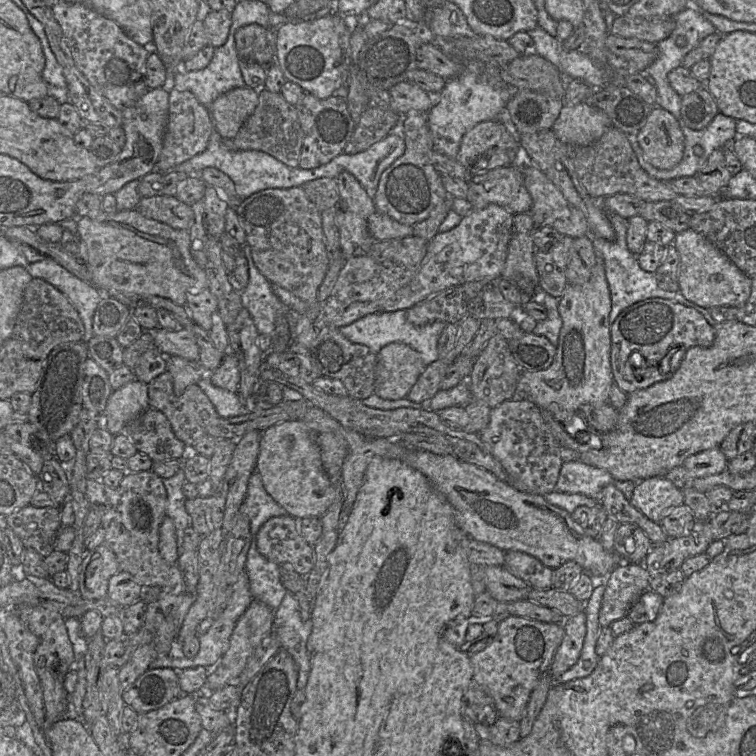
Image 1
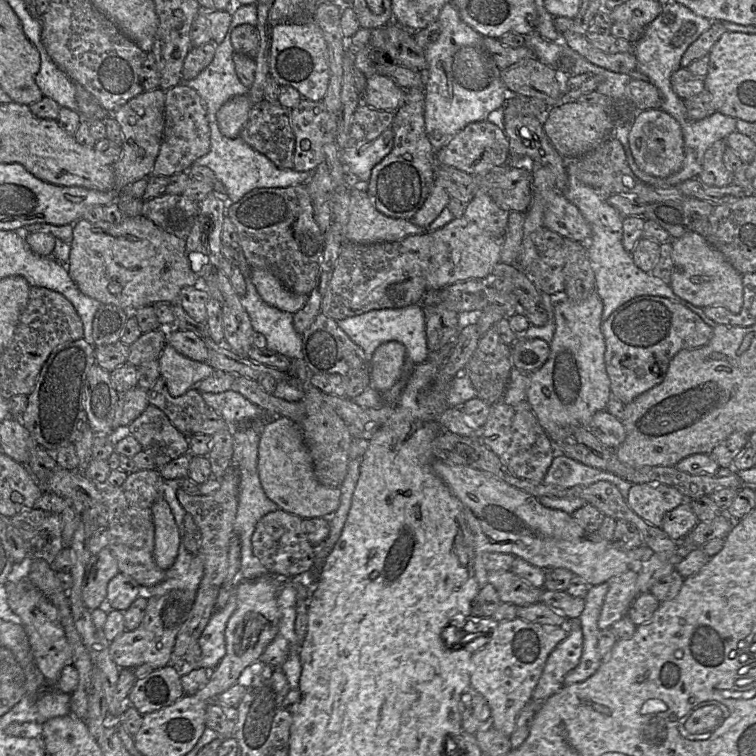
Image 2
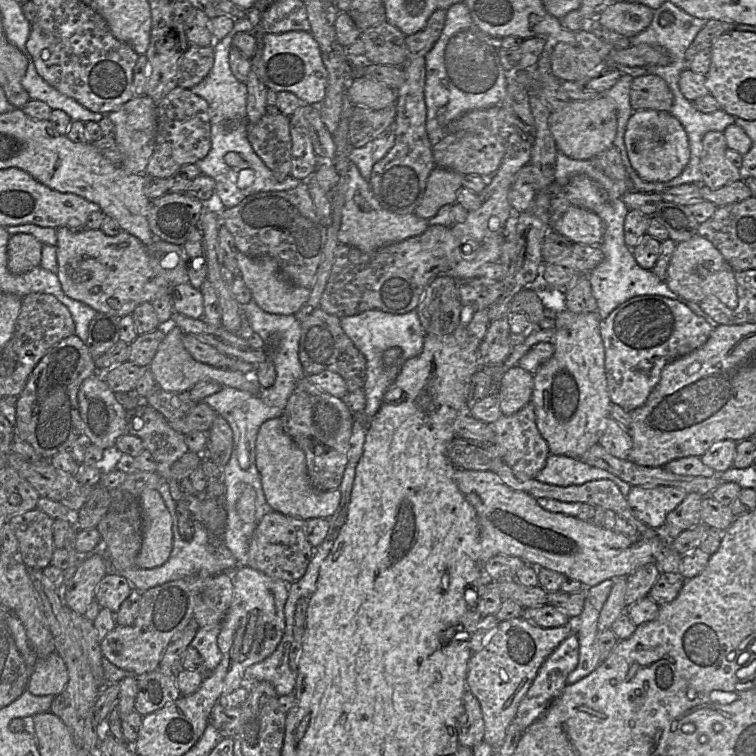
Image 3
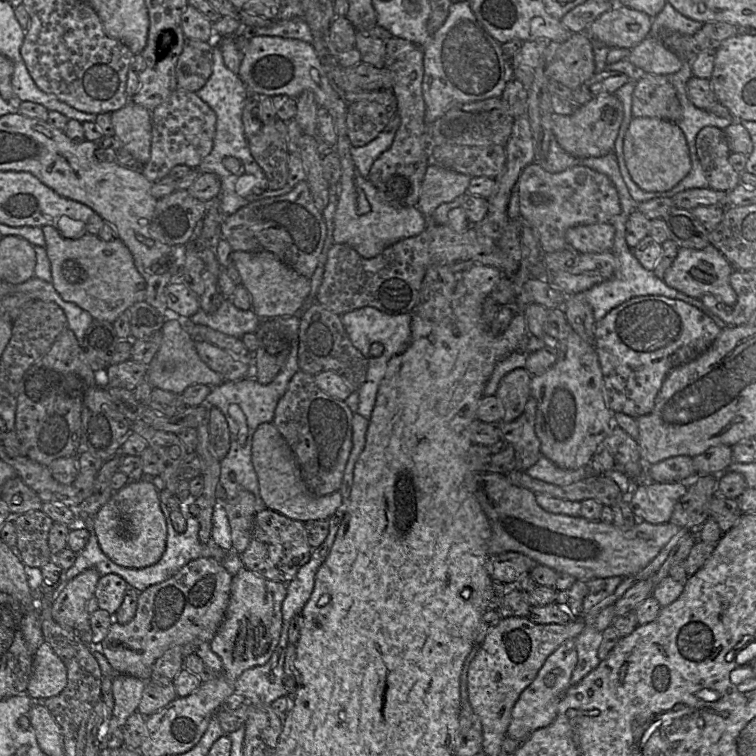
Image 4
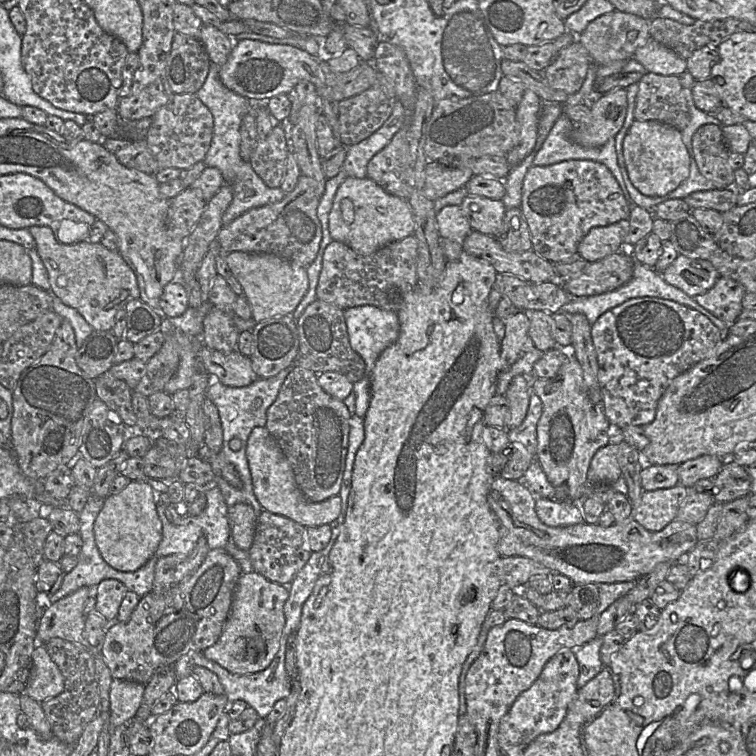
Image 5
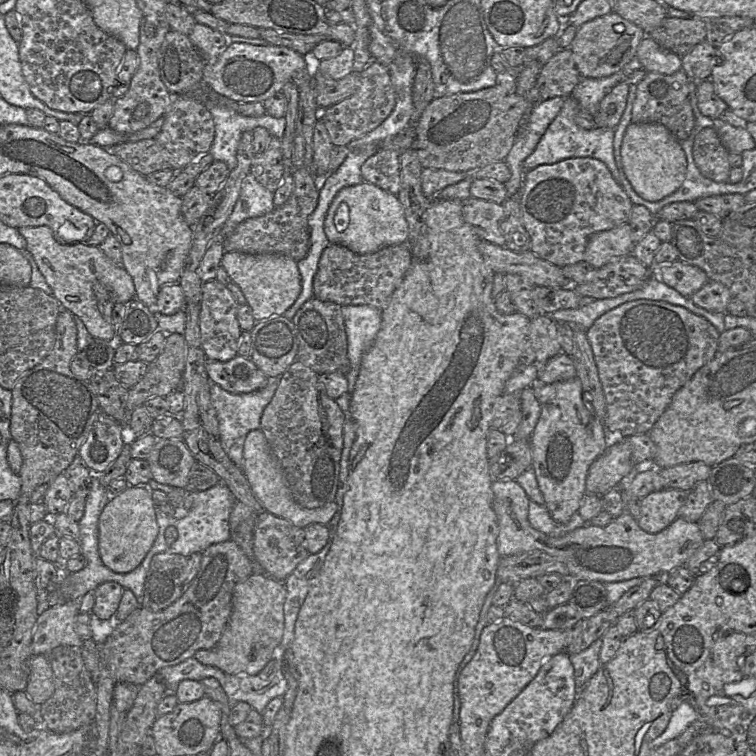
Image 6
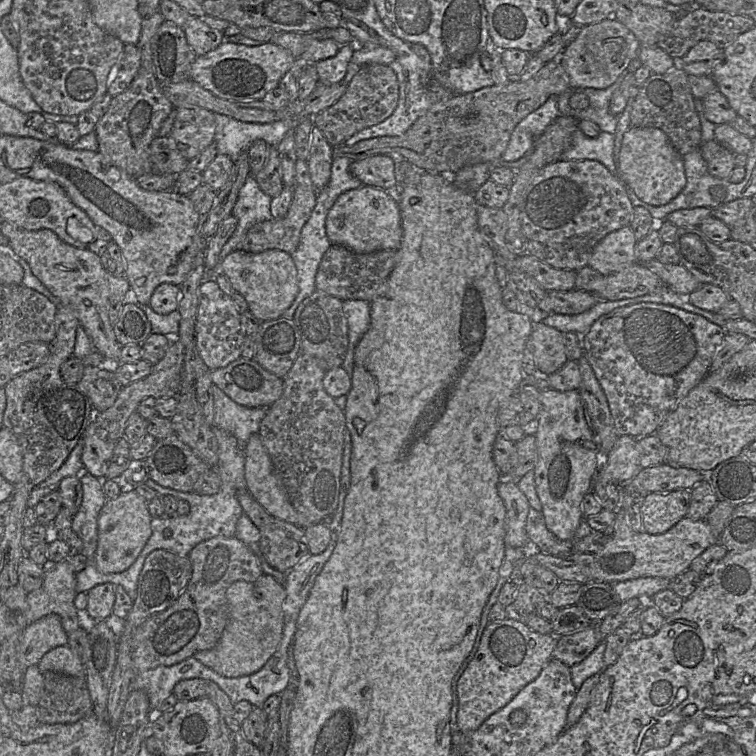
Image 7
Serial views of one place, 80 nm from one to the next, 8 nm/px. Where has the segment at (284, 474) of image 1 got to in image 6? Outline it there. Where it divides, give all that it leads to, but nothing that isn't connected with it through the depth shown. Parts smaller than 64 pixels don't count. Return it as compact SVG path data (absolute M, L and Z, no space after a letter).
M260 429L248 433L244 444L243 459L243 473L250 484L252 492L267 512L286 519L299 528L305 528L311 524L327 525L334 517L337 511L336 501L320 508L308 509L300 506L294 500L285 475L274 457L264 433Z

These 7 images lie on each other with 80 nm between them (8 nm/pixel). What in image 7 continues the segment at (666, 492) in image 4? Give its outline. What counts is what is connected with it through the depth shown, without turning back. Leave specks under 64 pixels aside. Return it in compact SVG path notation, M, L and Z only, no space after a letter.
M678 489L668 493L649 493L641 502L640 513L644 531L662 534L686 517L690 490Z

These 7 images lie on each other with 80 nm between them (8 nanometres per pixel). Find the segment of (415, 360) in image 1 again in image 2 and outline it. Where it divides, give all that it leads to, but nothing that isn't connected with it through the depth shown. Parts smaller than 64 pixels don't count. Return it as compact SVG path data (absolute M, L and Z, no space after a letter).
M392 341L379 346L371 362L370 387L380 393L390 390L401 378L405 355L402 343Z

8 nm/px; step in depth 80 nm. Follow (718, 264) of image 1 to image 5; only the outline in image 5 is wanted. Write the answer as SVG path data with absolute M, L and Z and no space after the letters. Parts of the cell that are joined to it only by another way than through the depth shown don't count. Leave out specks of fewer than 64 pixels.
M678 255L661 275L667 283L692 298L710 290L720 277L710 261L683 255Z

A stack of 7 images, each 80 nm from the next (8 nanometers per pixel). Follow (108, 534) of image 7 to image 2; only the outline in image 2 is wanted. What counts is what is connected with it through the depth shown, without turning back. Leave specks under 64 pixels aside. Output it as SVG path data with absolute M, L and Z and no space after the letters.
M164 497L153 503L152 516L155 528L153 558L159 568L167 570L175 562L178 543L175 520Z

